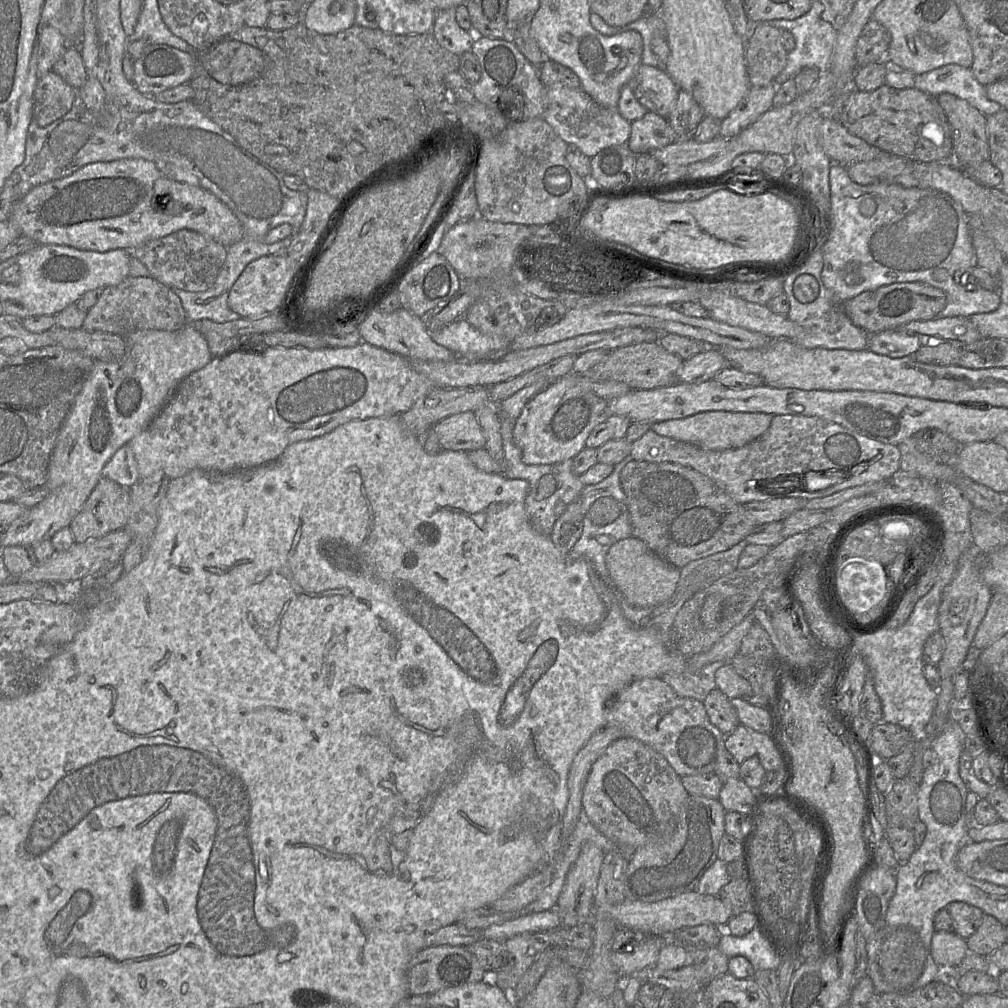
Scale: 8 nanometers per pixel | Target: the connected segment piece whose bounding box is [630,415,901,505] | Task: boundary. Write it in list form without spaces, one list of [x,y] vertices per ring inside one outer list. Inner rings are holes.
[[[794,415],[773,416],[769,428],[757,439],[741,448],[714,451],[699,445],[663,437],[652,430],[647,431],[641,438],[632,443],[630,457],[635,461],[652,463],[670,462],[696,470],[713,480],[719,488],[730,495],[737,503],[743,505],[749,502],[760,502],[775,498],[802,498],[812,500],[833,495],[837,492],[875,483],[881,480],[890,480],[900,470],[901,453],[896,445],[886,444],[863,436],[856,431],[847,429],[839,424],[818,417]],[[821,474],[841,475],[838,485],[813,483],[812,477]],[[801,485],[801,495],[784,497],[784,491],[791,491]]]

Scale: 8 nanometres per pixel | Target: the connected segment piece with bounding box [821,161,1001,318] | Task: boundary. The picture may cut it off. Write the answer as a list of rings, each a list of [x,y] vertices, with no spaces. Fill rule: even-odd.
[[[831,161],[829,171],[830,186],[830,227],[827,241],[822,246],[823,252],[823,269],[821,279],[826,288],[831,290],[841,301],[851,299],[860,293],[873,290],[880,286],[901,282],[921,282],[942,289],[946,293],[947,303],[944,309],[936,317],[970,317],[973,314],[989,313],[995,311],[1000,303],[1001,297],[997,290],[987,290],[982,287],[973,277],[973,269],[977,266],[976,253],[974,251],[970,229],[968,226],[967,213],[962,205],[954,200],[949,194],[934,188],[906,188],[898,184],[876,183],[860,185],[853,181],[844,165]],[[939,269],[947,271],[945,280],[937,279],[935,273]]]

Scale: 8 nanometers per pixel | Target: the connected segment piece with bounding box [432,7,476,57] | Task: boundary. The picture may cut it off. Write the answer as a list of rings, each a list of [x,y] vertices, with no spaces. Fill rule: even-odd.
[[[455,8],[438,11],[434,21],[432,34],[437,42],[446,50],[462,56],[471,51],[476,34],[463,30],[455,18]]]

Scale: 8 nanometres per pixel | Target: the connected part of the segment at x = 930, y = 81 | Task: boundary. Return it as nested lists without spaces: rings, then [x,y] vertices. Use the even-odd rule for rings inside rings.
[[[956,64],[944,65],[915,77],[914,88],[933,97],[952,94],[967,101],[985,116],[996,114],[1002,107],[988,99],[986,86],[975,78],[971,68]]]

